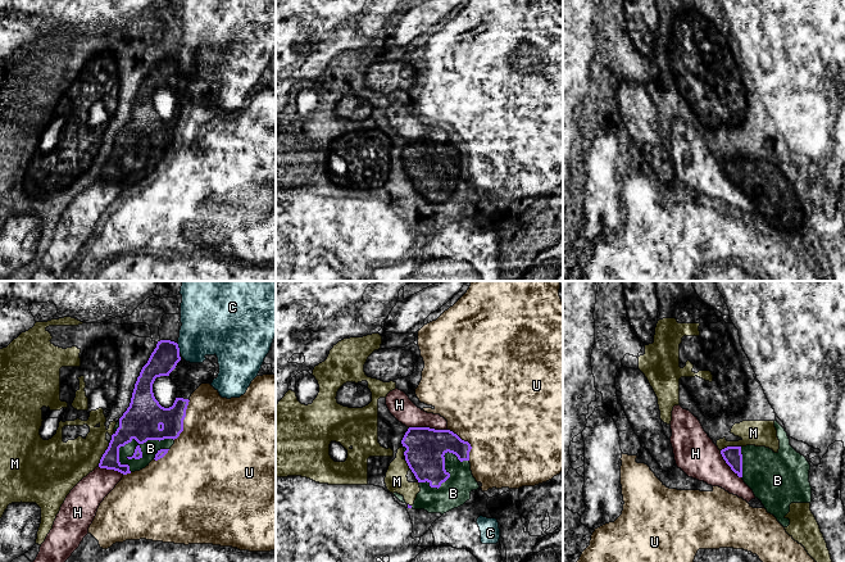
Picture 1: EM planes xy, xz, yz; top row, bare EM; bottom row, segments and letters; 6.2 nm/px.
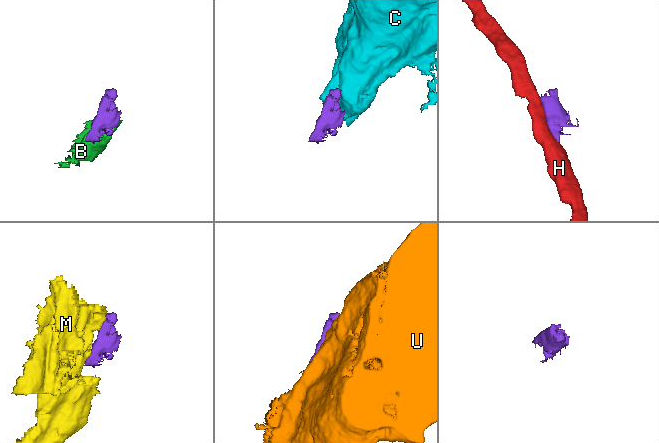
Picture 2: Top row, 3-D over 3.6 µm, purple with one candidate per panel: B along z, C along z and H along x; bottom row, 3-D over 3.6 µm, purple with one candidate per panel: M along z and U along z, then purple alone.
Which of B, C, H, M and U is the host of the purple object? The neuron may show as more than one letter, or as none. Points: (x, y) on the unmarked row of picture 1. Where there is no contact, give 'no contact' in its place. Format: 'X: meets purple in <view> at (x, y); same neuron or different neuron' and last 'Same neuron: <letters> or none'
B: meets purple in xy at (140, 155); same neuron
C: meets purple in xy at (178, 60); different neuron
H: meets purple in xz at (428, 140); different neuron
M: meets purple in xy at (103, 167); different neuron
U: meets purple in xy at (184, 131); different neuron
Same neuron: B

